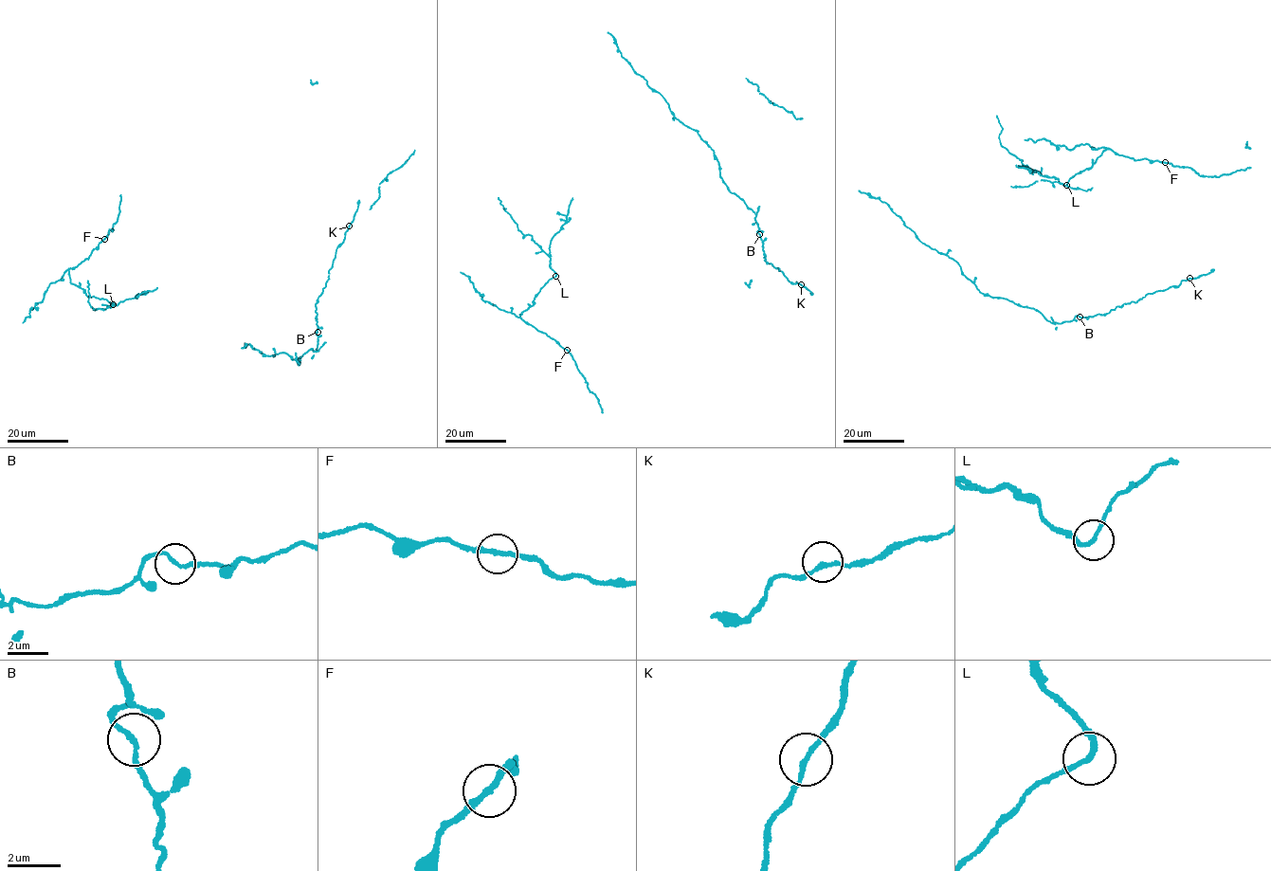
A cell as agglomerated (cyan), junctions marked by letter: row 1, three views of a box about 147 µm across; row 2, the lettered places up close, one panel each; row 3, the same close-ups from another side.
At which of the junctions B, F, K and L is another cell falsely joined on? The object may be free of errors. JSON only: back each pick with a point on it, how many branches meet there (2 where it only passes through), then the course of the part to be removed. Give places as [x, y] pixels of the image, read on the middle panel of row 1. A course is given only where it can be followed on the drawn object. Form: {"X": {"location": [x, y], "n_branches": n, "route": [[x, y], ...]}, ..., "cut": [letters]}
{"cut": []}

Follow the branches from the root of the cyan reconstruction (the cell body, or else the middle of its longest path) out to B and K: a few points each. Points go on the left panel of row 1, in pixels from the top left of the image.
B: (293, 359), (299, 364), (297, 358), (309, 350), (318, 351), (317, 332)
K: (293, 359), (299, 364), (297, 358), (309, 350), (318, 351), (316, 303), (328, 279), (335, 249), (349, 226)

